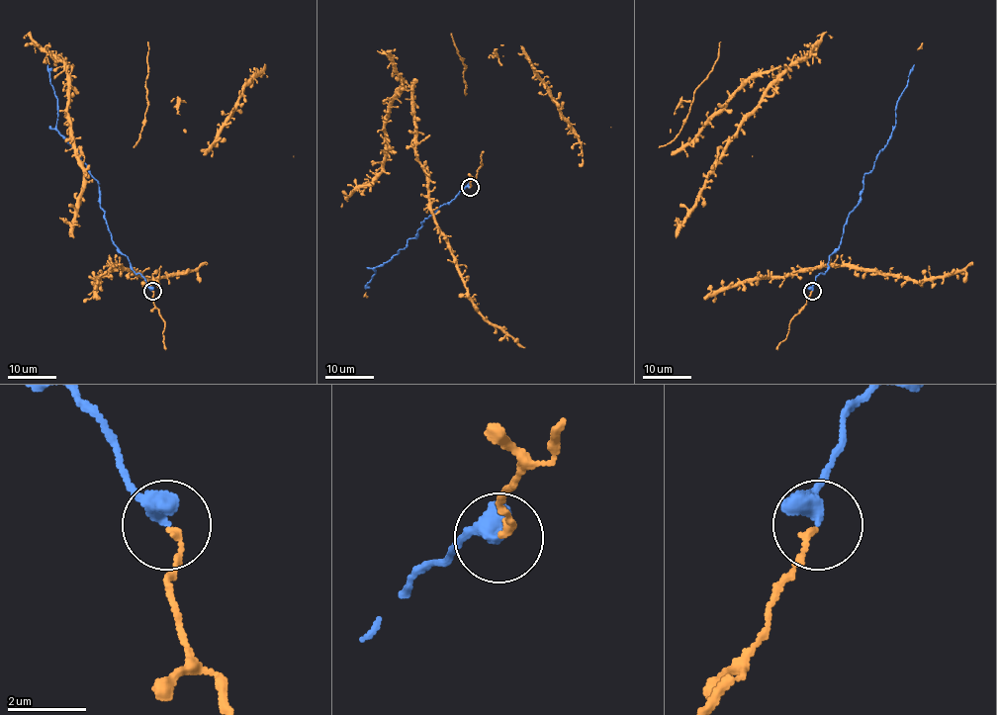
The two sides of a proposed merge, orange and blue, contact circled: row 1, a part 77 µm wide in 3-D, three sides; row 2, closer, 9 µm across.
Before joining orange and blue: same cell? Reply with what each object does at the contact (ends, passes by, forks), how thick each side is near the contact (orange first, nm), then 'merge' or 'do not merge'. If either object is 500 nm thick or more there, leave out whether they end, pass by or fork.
orange ends there; blue ends there; 140 nm thick on the orange side, 480 nm on the other; merge

